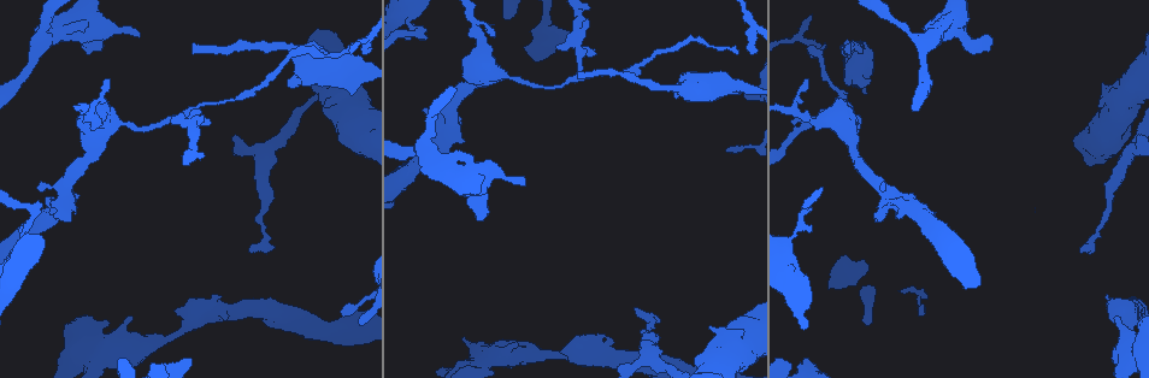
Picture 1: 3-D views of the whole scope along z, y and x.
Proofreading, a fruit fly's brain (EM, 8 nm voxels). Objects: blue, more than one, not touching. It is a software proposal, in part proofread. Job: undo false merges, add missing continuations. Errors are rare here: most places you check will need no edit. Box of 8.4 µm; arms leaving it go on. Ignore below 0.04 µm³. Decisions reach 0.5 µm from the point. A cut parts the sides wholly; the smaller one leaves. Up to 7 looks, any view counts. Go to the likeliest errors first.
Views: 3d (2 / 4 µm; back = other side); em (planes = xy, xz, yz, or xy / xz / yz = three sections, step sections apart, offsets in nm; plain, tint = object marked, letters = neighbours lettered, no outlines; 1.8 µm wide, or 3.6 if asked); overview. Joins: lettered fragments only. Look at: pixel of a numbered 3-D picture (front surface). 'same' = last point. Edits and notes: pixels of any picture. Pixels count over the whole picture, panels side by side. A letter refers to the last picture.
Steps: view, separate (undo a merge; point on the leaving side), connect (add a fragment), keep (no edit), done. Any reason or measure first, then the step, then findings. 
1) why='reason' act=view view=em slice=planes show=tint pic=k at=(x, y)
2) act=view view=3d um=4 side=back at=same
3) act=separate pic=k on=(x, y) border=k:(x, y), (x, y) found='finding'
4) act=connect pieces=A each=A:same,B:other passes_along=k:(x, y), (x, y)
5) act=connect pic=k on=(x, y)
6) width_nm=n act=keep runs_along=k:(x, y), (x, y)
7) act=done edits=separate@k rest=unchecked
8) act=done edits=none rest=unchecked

why='branch stops here' act=view view=em slice=xz step=8 show=tint pic=1 at=(523, 185)

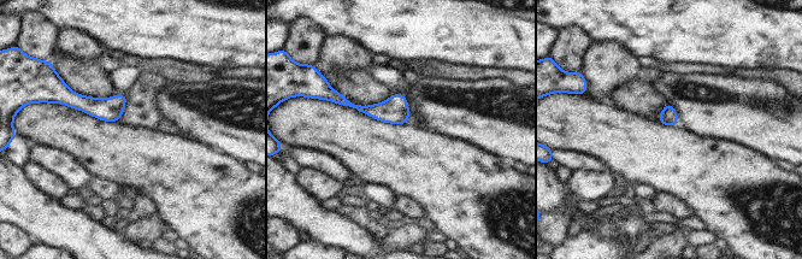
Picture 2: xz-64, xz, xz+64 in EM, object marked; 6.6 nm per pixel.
act=view view=em slice=planes show=letters at=same

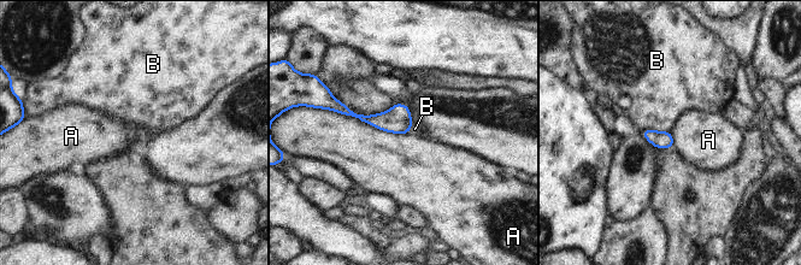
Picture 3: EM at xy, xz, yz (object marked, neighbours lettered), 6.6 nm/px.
act=keep each=A:other,B:other runs_along=3:(337, 107), (363, 118), (408, 123) found='none of them fits'

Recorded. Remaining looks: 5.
why='free end' act=view view=em slice=planes show=letters pic=1 at=(850, 44)

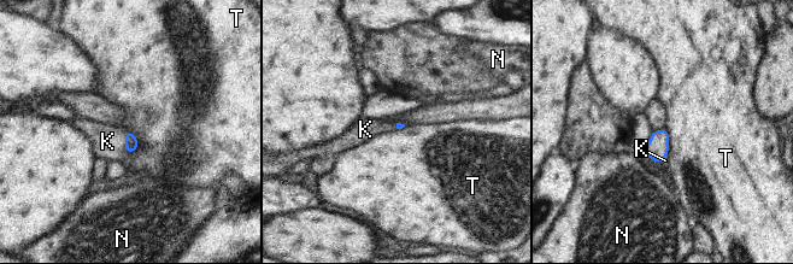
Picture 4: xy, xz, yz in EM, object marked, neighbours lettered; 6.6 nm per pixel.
act=connect pieces=K each=K:same,N:other,T:other passes_along=4:(131, 142), (125, 144), (107, 141) found='it goes on there'

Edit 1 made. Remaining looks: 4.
why='sharp bend' act=view view=em um=3.6 slice=planes show=tint pic=1 at=(475, 24)

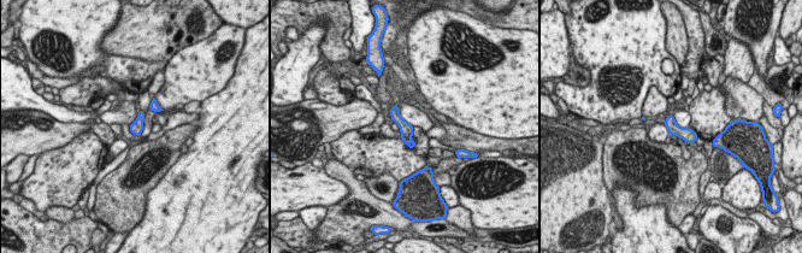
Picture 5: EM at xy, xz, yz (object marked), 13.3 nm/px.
act=view view=em um=3.6 slice=planes show=letters at=same

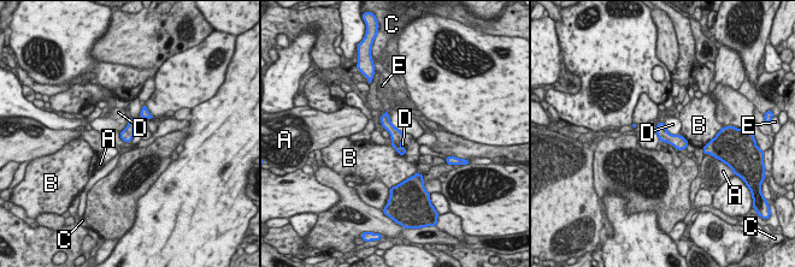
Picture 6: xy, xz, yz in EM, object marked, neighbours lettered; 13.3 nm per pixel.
longest_contact=D:280nm act=keep each=A:other,B:other,C:other,D:other,E:other border=6:(663, 122), (671, 134), (677, 135) found='one neuron here'

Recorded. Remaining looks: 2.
act=done edits=connect@4 rest=unchecked

